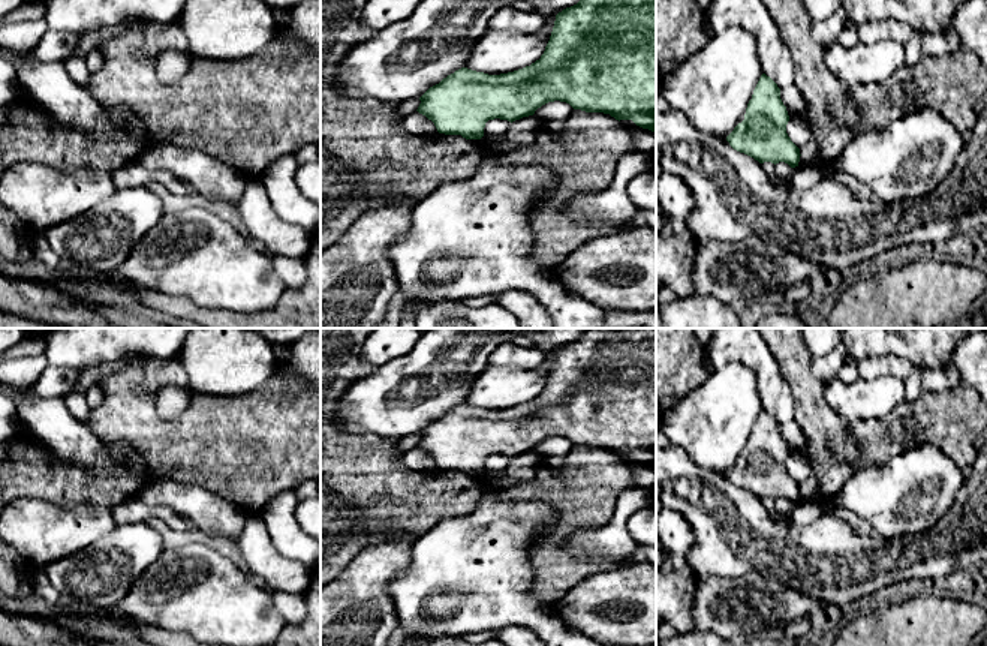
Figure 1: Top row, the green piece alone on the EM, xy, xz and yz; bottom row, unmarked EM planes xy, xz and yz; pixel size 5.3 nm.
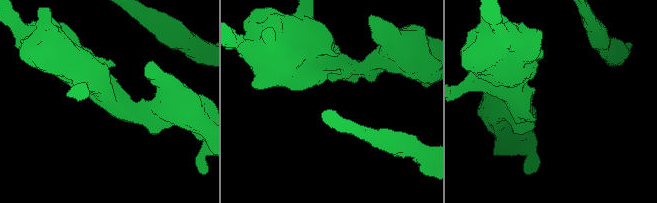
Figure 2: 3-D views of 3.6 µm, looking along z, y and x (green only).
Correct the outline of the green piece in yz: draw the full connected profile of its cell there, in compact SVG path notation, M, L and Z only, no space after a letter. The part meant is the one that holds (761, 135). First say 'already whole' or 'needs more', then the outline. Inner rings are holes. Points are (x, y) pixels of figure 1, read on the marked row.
already whole; M762 73L747 103L744 120L734 127L726 141L734 150L759 163L785 162L795 168L801 154L786 133L788 121L789 115L780 99L780 88Z

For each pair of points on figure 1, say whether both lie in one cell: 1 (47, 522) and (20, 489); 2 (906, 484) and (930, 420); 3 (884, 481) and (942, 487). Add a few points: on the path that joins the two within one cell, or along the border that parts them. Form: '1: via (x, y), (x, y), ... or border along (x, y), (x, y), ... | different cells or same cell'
1: border along (26, 495), (15, 499) | different cells
2: border along (888, 459), (912, 447), (932, 444), (953, 462) | different cells
3: via (899, 487), (927, 487) | same cell

